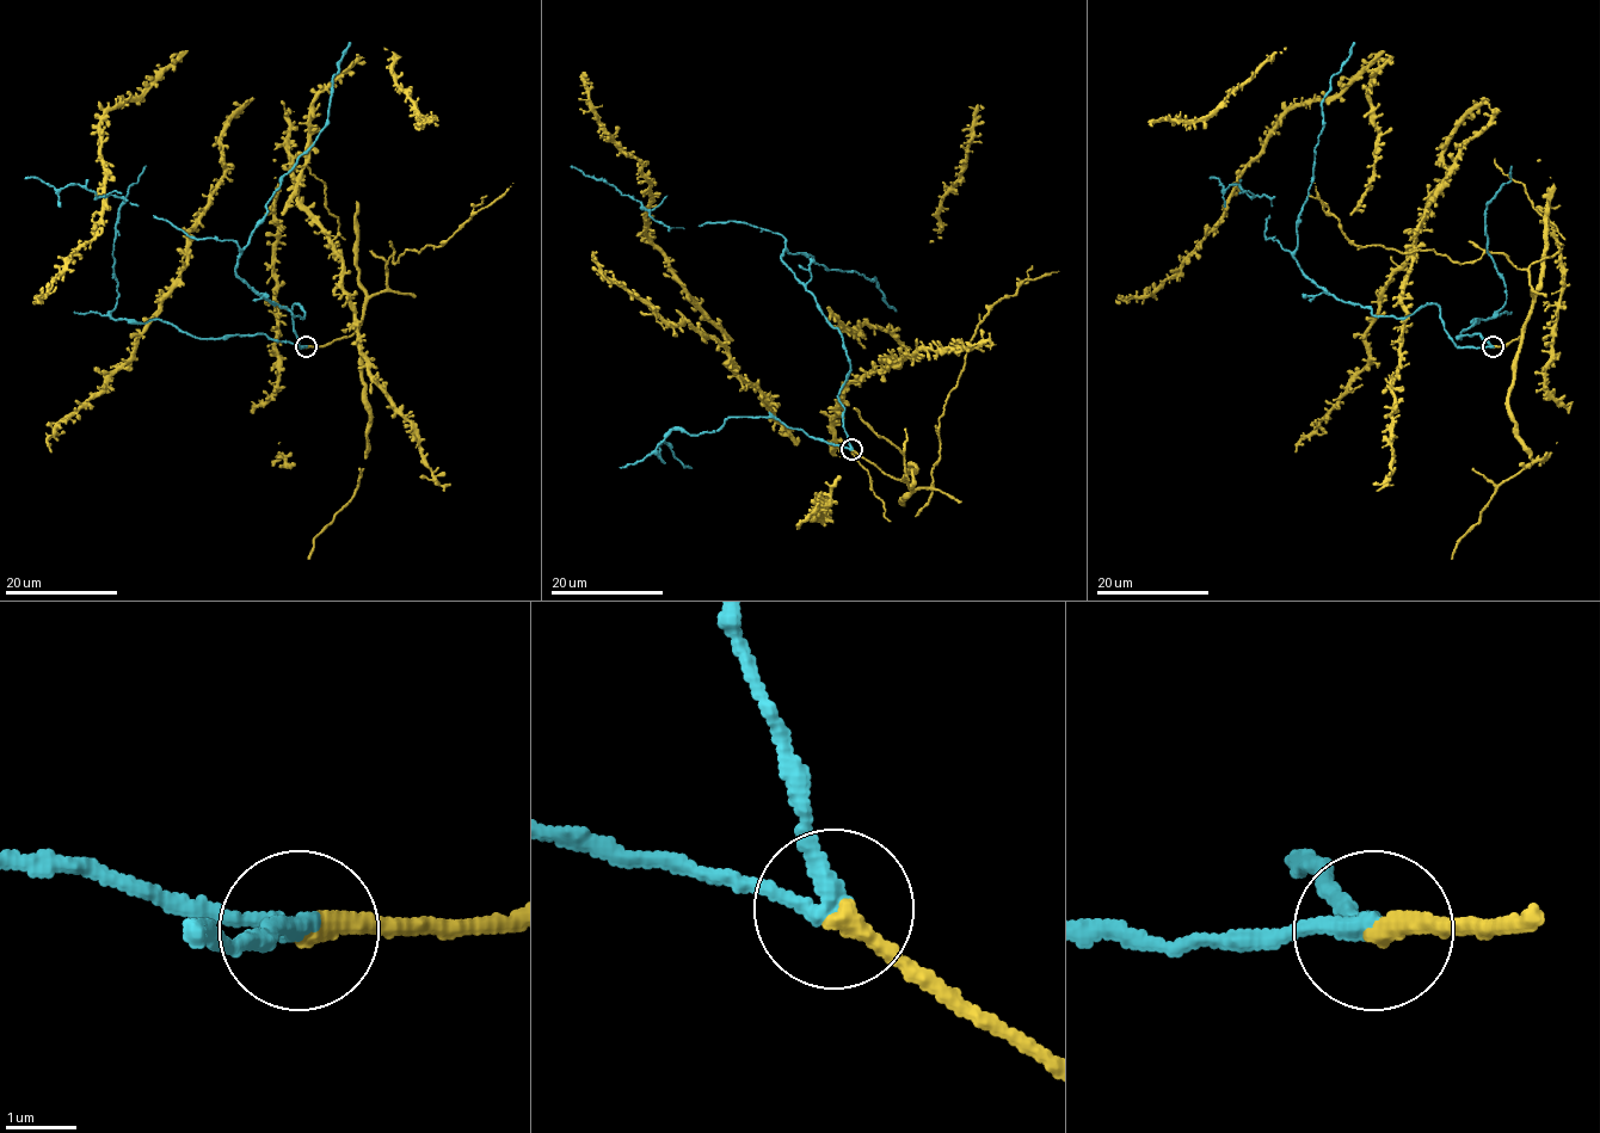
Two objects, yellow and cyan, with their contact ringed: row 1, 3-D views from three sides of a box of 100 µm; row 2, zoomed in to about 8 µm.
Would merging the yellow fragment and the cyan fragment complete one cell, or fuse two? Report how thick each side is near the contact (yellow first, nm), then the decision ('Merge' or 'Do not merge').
Thickness 320 nm (yellow) against 240 nm. Merge

